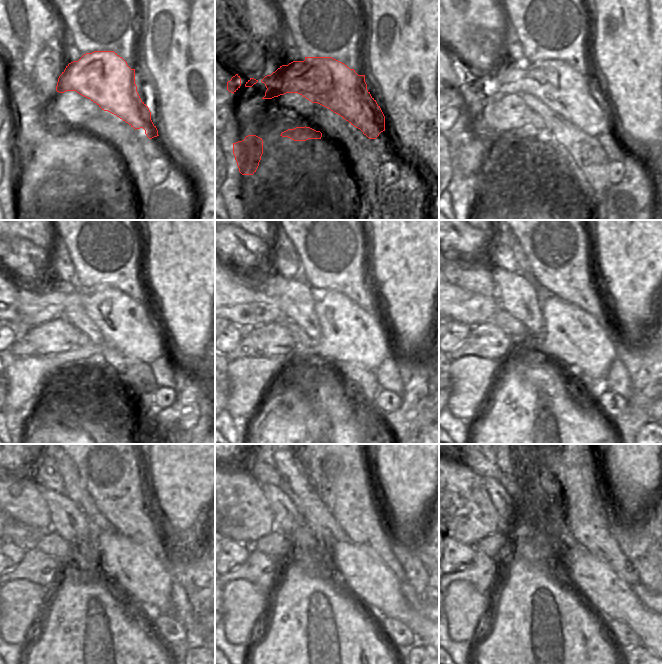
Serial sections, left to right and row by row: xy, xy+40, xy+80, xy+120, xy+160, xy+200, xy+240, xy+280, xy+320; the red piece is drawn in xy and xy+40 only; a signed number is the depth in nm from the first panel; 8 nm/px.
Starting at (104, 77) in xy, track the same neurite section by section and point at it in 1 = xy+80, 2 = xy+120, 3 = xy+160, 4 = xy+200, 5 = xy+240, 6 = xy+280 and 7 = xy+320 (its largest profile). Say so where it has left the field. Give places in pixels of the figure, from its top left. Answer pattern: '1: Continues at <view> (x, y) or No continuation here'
1: Continues at xy+80 (569, 93)
2: Continues at xy+120 (122, 321)
3: Continues at xy+160 (348, 333)
4: Continues at xy+200 (573, 337)
5: Continues at xy+240 (135, 571)
6: Continues at xy+280 (363, 574)
7: Continues at xy+320 (598, 584).

